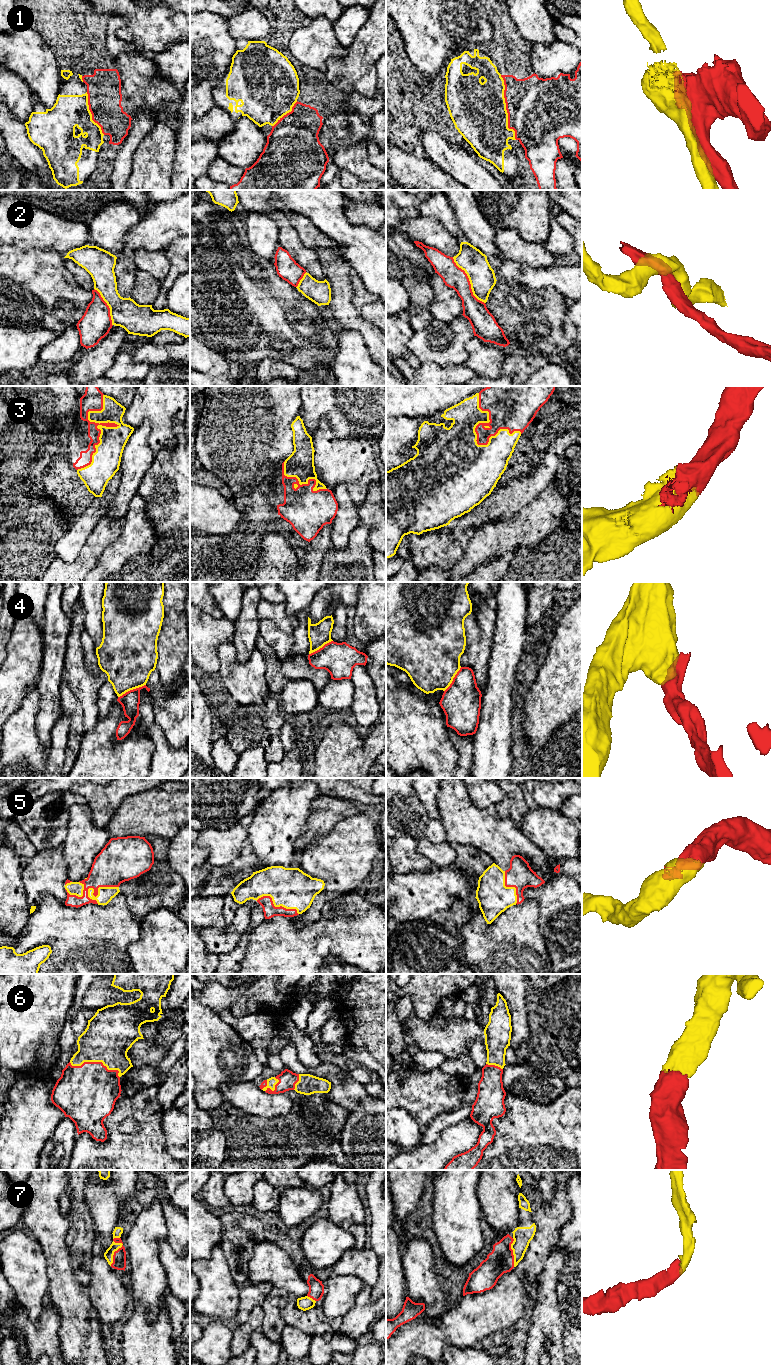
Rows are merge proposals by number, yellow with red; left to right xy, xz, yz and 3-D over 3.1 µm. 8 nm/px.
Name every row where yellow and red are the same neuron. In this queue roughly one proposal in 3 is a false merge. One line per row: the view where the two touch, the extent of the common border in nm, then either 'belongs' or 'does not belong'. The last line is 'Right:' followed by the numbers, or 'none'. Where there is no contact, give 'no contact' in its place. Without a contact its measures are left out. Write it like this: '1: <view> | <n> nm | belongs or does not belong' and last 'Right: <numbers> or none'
1: yz | 550 nm | does not belong
2: yz | 460 nm | does not belong
3: xy | 650 nm | belongs
4: xy | 240 nm | does not belong
5: xy | 260 nm | belongs
6: xy | 420 nm | belongs
7: xy | 240 nm | belongs
Right: 3, 5, 6, 7

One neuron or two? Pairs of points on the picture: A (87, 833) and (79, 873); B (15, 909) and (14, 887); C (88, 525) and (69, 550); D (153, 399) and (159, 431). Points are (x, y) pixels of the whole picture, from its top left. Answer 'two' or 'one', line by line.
A: one
B: one
C: one
D: one

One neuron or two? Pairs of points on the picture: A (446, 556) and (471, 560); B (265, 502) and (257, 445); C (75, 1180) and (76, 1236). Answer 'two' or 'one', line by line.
A: two
B: one
C: one

